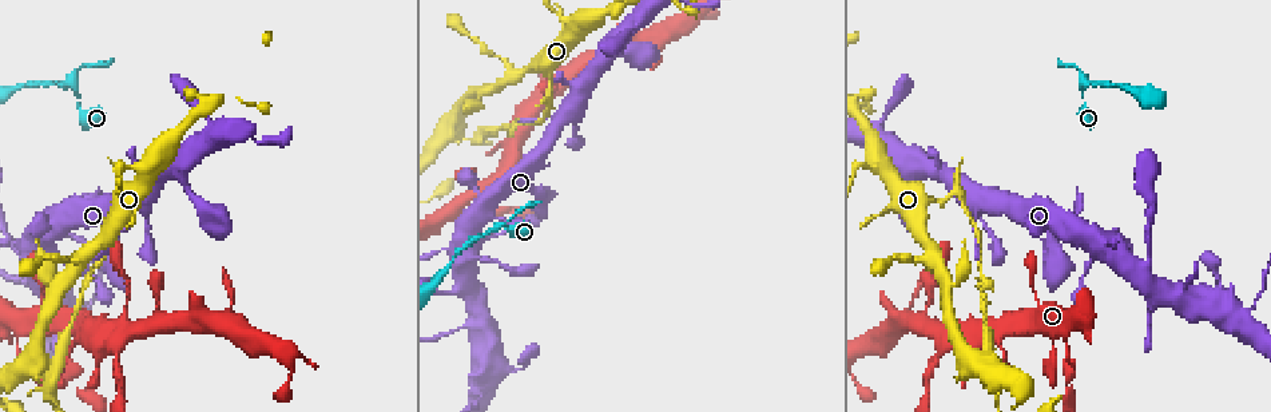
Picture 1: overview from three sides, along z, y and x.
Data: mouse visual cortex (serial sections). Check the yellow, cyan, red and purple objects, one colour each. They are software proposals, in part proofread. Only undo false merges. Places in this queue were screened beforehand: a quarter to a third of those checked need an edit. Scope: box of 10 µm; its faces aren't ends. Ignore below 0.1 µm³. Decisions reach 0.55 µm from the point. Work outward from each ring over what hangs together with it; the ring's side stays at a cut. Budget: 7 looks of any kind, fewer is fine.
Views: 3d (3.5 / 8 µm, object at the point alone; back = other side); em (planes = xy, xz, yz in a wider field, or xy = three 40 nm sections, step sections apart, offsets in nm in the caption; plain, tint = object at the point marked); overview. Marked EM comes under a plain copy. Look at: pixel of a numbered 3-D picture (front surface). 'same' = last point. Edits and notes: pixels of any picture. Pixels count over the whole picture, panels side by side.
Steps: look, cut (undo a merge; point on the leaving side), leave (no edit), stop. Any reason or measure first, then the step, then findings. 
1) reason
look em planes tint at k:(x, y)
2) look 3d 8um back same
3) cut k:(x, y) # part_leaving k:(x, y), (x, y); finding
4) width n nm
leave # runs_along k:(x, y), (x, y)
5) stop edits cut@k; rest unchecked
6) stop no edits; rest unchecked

abrupt turn
look 3d 3.5um at 1:(18, 350)

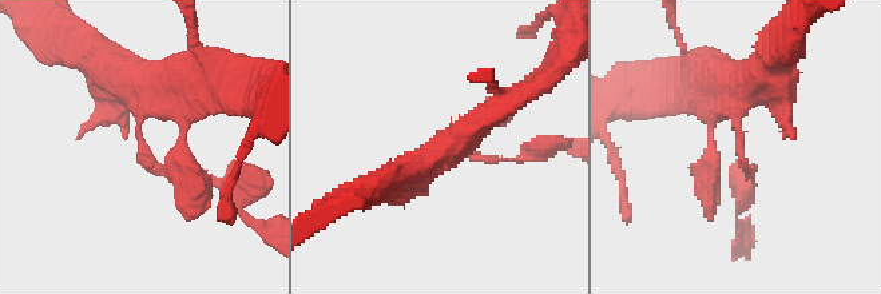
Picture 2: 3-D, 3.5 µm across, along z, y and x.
arm_widths 100, 350 nm
look em xy step 1 tint at 2:(143, 147)

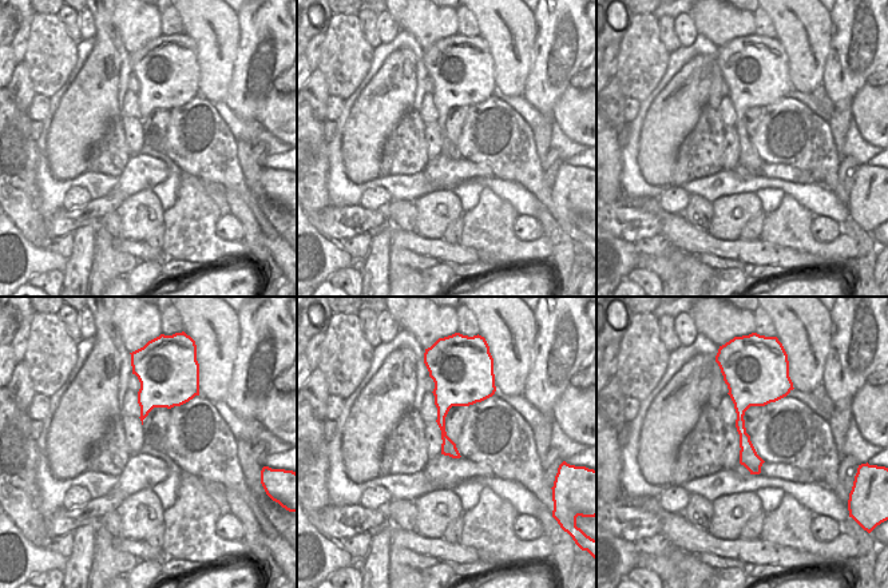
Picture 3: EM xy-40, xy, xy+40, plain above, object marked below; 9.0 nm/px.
leave # runs_along 2:(709, 76), (735, 98), (739, 155), (753, 175); continuous, no second cell

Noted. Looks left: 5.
calibre changes
look 3d 3.5um at 1:(118, 339)

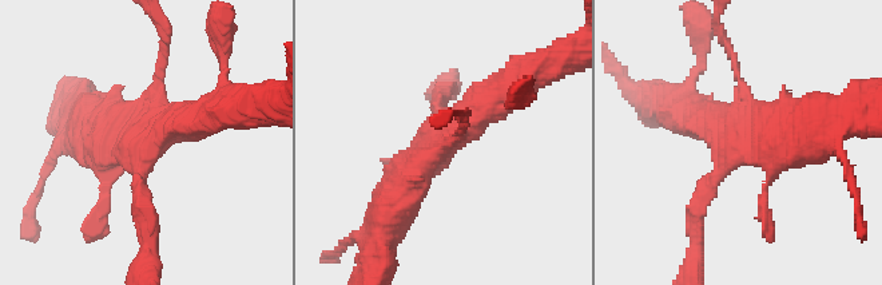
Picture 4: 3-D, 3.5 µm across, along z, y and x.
look em planes tint at 4:(142, 137)

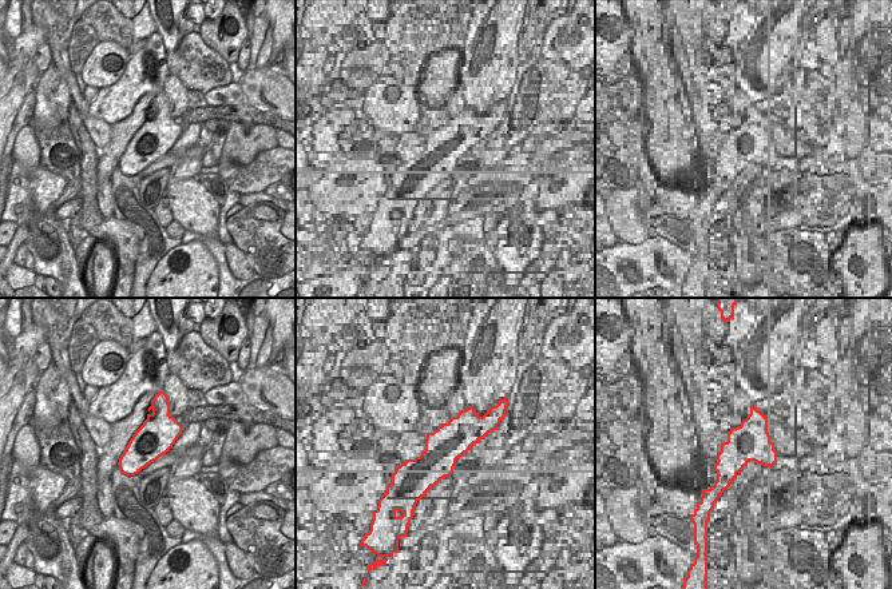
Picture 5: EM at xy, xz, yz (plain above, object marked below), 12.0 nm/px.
look em xy step 1 tint same

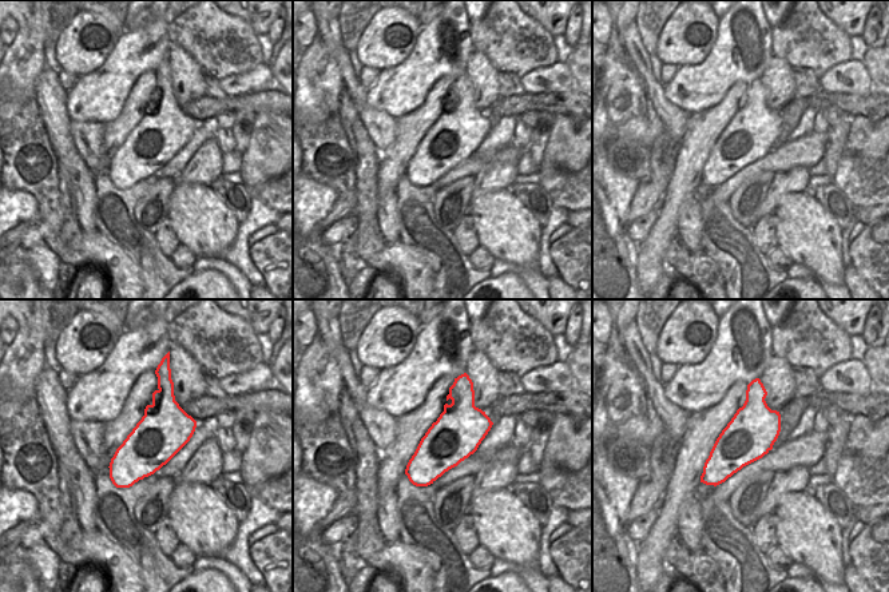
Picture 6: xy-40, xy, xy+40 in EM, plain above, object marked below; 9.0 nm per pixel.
leave # runs_along 4:(396, 208), (404, 177), (511, 87); continuous, no second cell

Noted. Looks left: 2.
abrupt turn
look 3d 3.5um at 1:(958, 191)

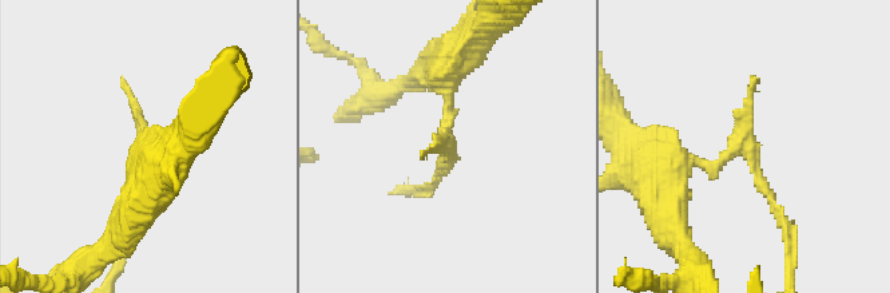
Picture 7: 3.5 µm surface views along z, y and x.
now the EM
look em planes tint at 7:(747, 146)

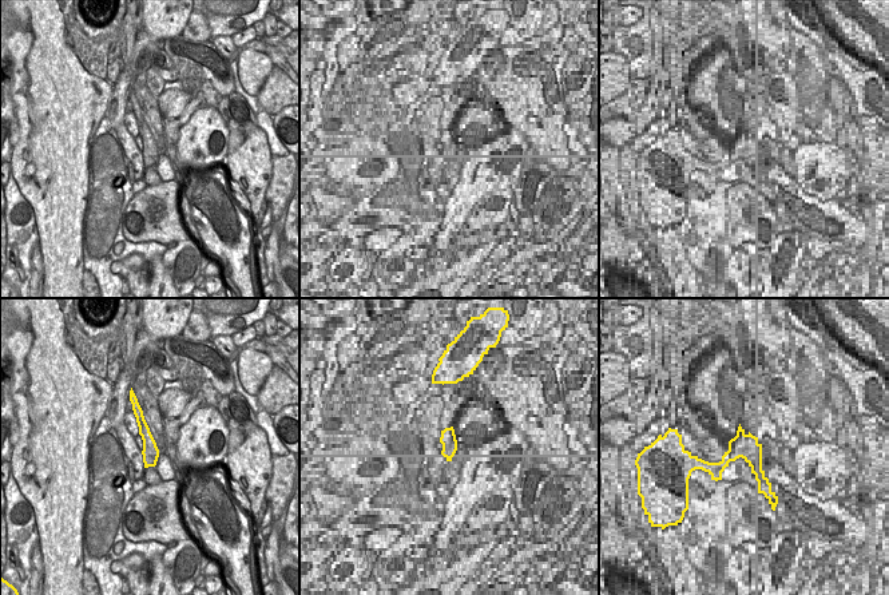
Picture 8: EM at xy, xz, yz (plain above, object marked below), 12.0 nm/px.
width 200 nm
cut 7:(747, 122) # part_leaving 7:(724, 158), (749, 150), (789, 237); two cells meet here

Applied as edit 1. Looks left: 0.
stop edits cut@7; rest unchecked

